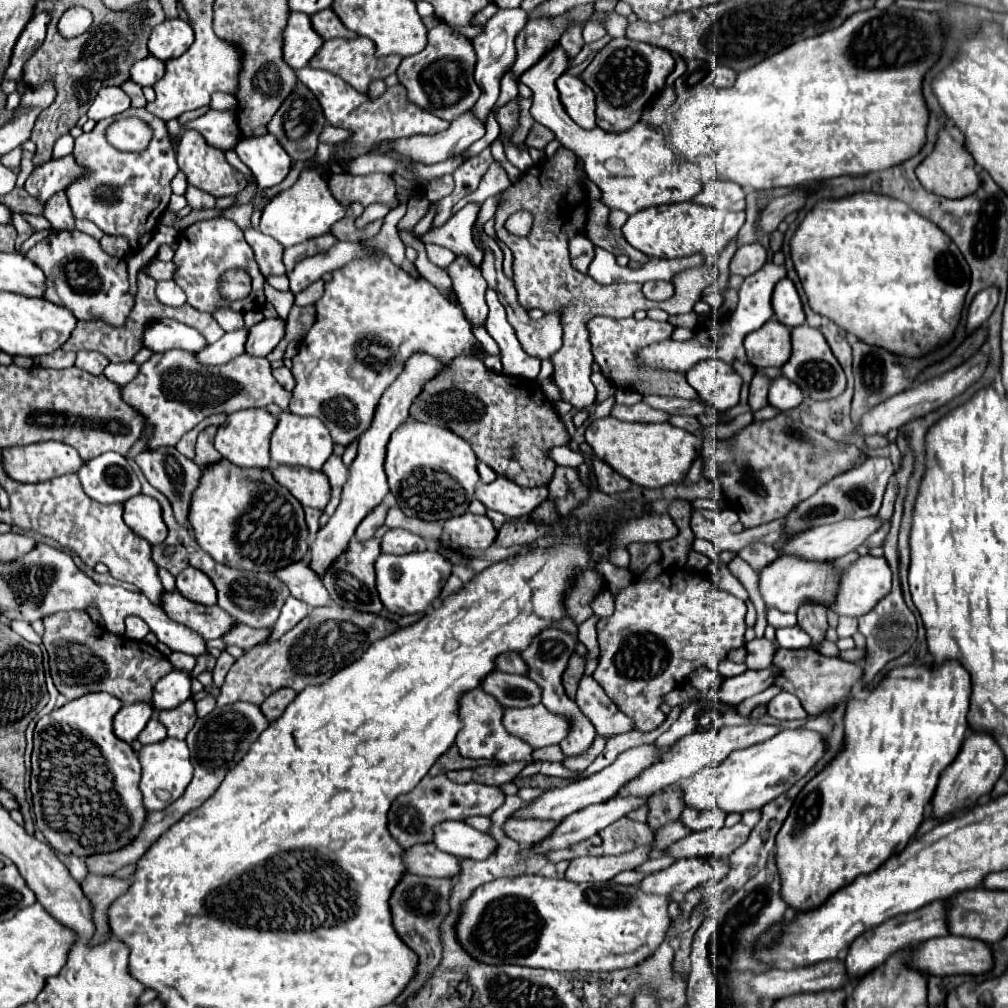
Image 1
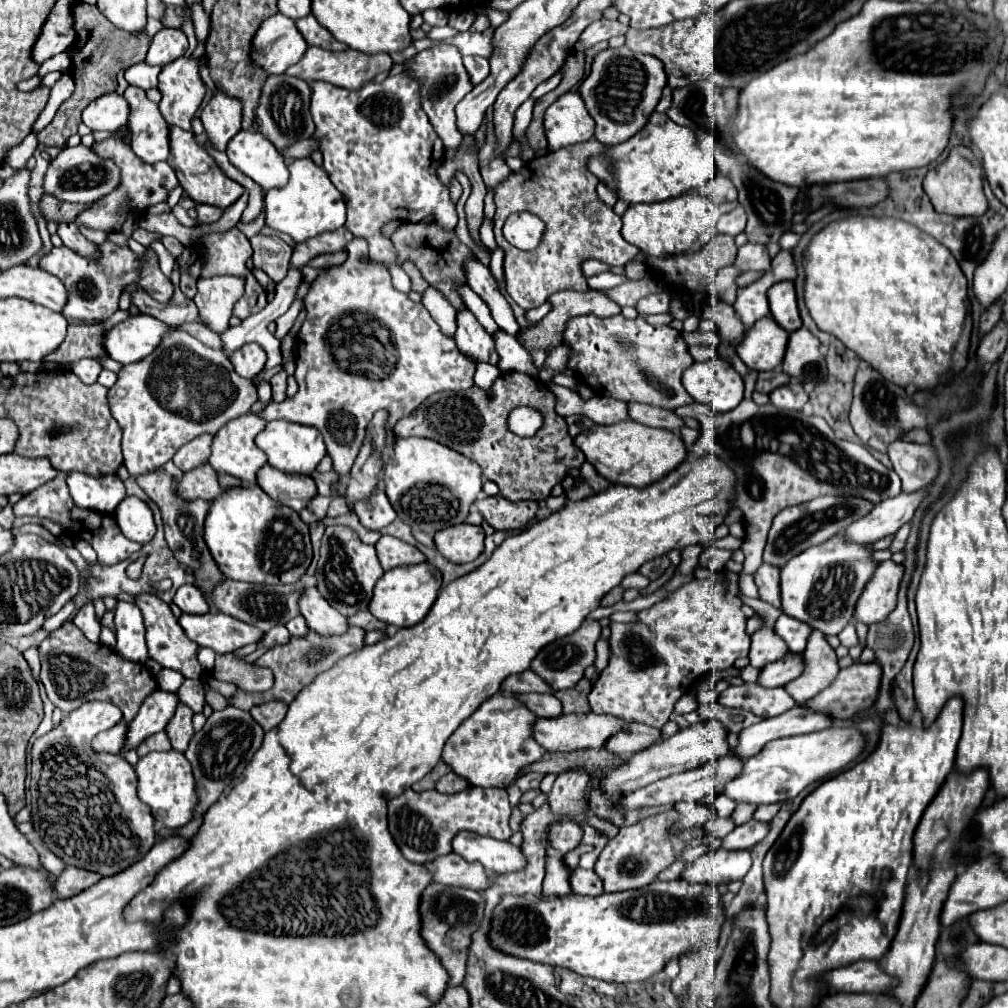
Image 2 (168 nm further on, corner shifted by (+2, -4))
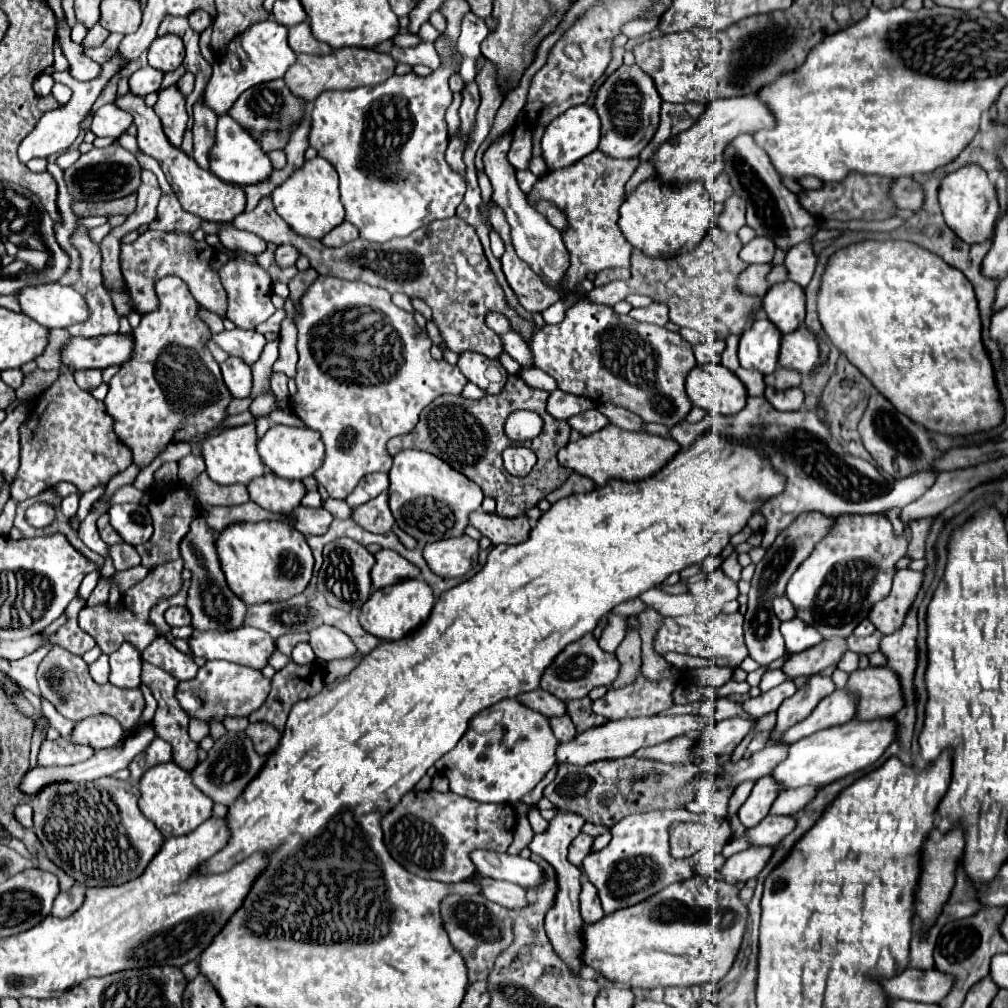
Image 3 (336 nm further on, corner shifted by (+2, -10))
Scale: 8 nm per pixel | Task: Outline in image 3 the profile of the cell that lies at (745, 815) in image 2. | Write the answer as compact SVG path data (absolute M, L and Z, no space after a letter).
M768 776L760 778L754 784L754 788L752 788L748 800L746 800L746 804L738 810L740 822L746 828L756 826L768 814L768 810L770 810L770 806L772 806L772 802L774 802L776 796L778 796L778 792L776 792L776 788L772 788L772 780L768 780Z

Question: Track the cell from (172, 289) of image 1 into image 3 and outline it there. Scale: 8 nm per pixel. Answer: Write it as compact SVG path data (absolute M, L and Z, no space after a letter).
M146 230L144 234L138 236L138 240L134 244L122 244L120 268L122 268L124 282L132 292L132 300L136 300L136 308L140 308L140 312L156 310L158 308L158 296L156 296L156 290L154 290L156 280L160 280L168 274L176 274L188 284L194 298L206 310L224 318L226 308L228 308L228 296L226 296L224 286L220 284L218 274L210 270L208 262L212 258L212 254L214 254L214 250L206 242L196 242L184 232Z

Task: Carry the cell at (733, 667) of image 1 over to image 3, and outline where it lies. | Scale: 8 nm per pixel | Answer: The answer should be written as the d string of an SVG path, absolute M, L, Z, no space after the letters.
M766 670L762 680L760 680L760 690L762 692L770 690L770 688L782 684L782 682L784 682L784 672L780 672L780 670Z

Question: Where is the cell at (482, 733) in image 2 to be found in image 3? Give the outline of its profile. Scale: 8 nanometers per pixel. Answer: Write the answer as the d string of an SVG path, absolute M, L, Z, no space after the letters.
M500 700L490 712L502 710L504 718L488 734L476 734L472 726L464 732L458 744L436 762L436 770L450 780L450 790L478 802L508 802L514 804L528 794L542 776L556 764L558 740L550 722L540 712L522 706L518 700Z

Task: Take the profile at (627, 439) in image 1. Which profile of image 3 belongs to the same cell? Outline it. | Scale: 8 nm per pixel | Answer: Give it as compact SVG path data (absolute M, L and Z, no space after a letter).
M608 424L600 432L582 436L580 440L564 446L558 452L558 460L560 464L566 464L568 468L592 478L598 486L604 486L610 480L646 480L652 474L660 472L676 456L676 452L680 452L680 444L672 438L662 438L648 432L628 432L614 424Z

